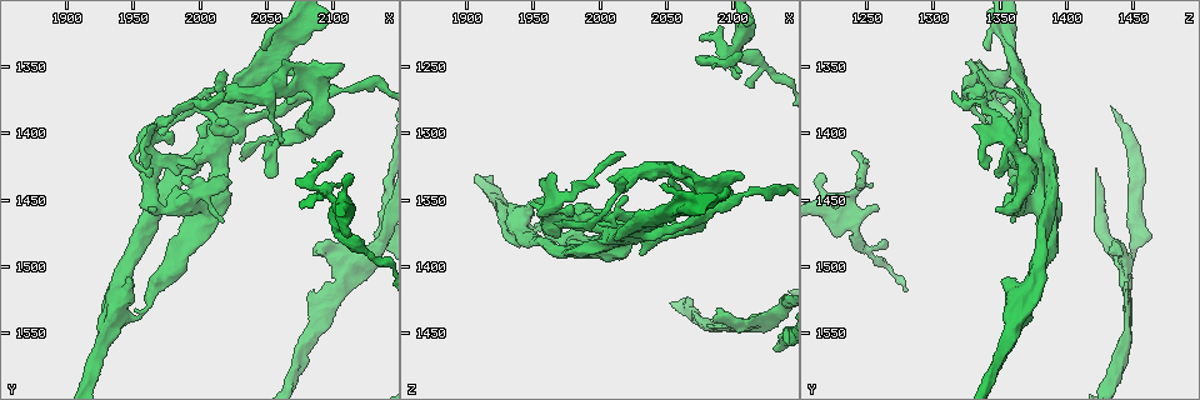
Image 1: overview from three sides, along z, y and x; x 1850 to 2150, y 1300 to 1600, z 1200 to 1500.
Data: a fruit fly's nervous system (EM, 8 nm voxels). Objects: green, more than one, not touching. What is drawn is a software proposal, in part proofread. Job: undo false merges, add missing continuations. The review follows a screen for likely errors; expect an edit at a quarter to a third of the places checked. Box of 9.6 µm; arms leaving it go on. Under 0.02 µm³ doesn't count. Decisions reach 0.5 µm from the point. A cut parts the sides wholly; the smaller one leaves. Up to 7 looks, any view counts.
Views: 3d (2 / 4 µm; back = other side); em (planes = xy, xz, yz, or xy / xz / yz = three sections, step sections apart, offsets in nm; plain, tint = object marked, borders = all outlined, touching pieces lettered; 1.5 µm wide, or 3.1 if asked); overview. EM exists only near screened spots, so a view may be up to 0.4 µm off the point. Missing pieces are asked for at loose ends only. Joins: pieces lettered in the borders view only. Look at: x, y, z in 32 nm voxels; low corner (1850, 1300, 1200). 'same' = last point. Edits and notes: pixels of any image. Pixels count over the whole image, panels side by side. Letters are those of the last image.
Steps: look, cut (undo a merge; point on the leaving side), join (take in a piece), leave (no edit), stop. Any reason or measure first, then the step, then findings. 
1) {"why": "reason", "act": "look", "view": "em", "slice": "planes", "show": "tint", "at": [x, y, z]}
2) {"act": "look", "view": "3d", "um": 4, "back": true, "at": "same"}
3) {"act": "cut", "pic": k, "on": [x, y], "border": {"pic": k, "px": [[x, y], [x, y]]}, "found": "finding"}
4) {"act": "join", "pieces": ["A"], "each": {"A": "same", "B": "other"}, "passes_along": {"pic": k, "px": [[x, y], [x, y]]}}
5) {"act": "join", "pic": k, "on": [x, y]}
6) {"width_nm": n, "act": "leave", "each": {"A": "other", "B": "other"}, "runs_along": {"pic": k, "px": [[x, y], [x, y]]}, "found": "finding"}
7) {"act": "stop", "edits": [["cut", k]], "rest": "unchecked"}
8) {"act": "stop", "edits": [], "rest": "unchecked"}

{"why": "branch stops here", "act": "look", "view": "3d", "um": 2, "at": [2134, 1478, 1464]}

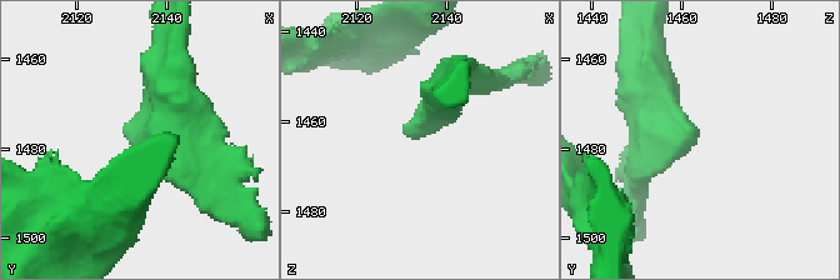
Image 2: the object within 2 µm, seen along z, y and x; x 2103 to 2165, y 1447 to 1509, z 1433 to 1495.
{"why": "need the tissue", "act": "look", "view": "em", "slice": "planes", "show": "borders", "at": [2133, 1478, 1463]}

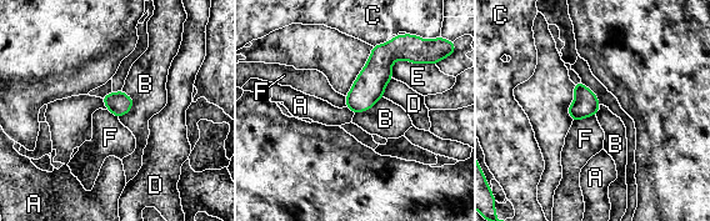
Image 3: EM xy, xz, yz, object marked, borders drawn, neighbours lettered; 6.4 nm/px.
{"act": "leave", "each": {"A": "other", "B": "other", "C": "other", "D": "other", "E": "other", "F": "other"}, "found": "no lettered piece goes on from it"}

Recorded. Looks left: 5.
{"why": "branch stops here", "act": "look", "view": "3d", "um": 4, "at": [2108, 1350, 1330]}

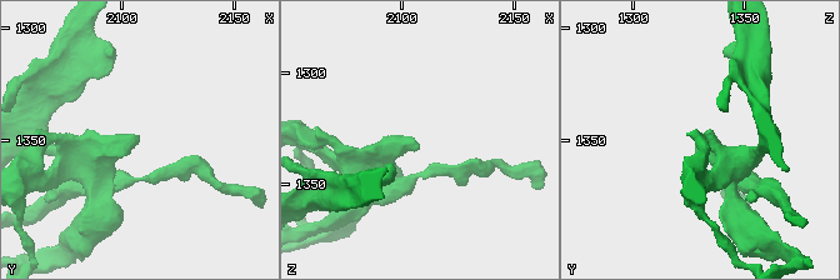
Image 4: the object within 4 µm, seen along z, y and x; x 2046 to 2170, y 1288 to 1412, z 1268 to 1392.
{"why": "now the EM", "act": "look", "view": "em", "slice": "planes", "show": "borders", "at": [2107, 1348, 1331]}

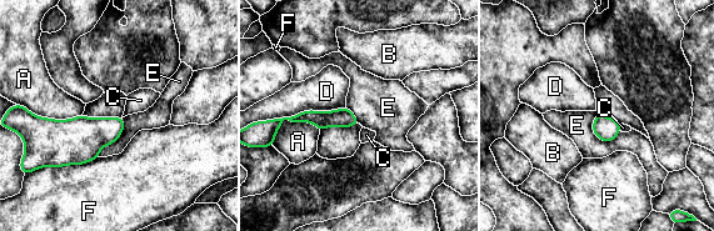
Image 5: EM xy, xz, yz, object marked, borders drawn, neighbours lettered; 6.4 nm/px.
{"act": "leave", "each": {"A": "other", "B": "other", "C": "other", "D": "other", "E": "other", "F": "other"}, "runs_along": {"pic": 5, "px": [[294, 119], [318, 117], [354, 121]]}, "found": "none of them fits"}

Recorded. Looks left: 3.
{"why": "free end", "act": "look", "view": "3d", "um": 2, "at": [2018, 1466, 1360]}

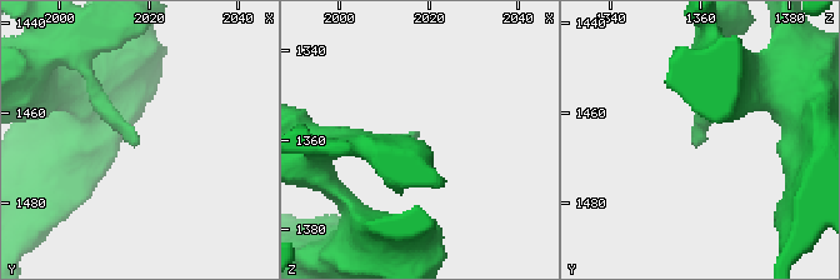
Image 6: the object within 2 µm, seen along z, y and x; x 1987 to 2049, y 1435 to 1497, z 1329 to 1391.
{"act": "look", "view": "em", "slice": "planes", "show": "plain", "at": [2018, 1467, 1360]}

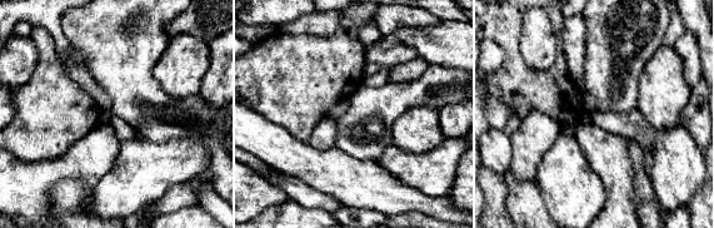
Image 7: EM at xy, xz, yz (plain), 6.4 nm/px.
{"why": "see the neighbours", "act": "look", "view": "em", "slice": "planes", "show": "borders", "at": "same"}

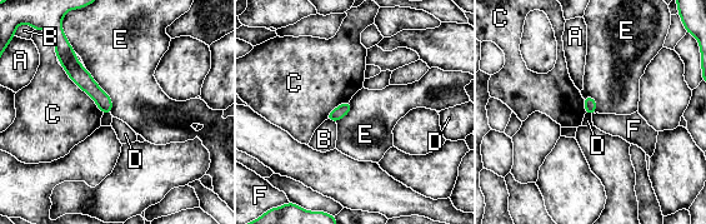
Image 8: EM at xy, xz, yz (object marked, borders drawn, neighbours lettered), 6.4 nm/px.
{"act": "leave", "each": {"A": "other", "B": "other", "C": "other", "D": "other", "E": "other", "F": "other"}, "found": "none of them fits"}

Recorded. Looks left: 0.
{"act": "stop", "edits": [], "rest": "unchecked"}

